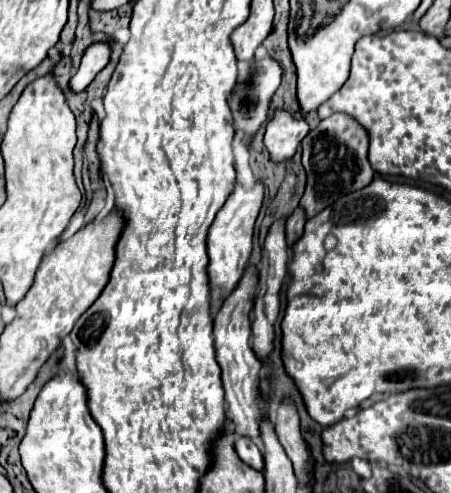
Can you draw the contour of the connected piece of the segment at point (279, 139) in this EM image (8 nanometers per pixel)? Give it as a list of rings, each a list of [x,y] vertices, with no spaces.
[[[277,110],[275,116],[267,122],[265,148],[275,164],[287,162],[295,156],[297,146],[307,136],[309,126],[303,118],[295,120],[287,110]]]

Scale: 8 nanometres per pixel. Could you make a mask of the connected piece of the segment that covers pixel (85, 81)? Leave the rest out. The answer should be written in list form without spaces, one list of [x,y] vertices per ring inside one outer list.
[[[111,42],[91,44],[81,58],[81,66],[77,74],[71,78],[71,88],[75,92],[85,90],[91,84],[91,80],[97,76],[97,72],[101,72],[107,66],[109,56],[111,56]]]

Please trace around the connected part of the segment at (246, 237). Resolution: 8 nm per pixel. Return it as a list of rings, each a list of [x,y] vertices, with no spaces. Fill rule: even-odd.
[[[257,182],[251,190],[243,190],[239,184],[235,186],[233,194],[225,202],[223,210],[219,210],[215,222],[211,224],[209,236],[207,236],[207,274],[209,274],[209,286],[211,286],[211,300],[213,300],[213,314],[221,306],[221,302],[235,290],[237,282],[243,276],[243,270],[251,256],[251,238],[253,238],[253,224],[257,220],[261,202],[263,202],[263,182]]]

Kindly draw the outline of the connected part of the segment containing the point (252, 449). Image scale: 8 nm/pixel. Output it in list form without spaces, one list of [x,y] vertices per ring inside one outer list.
[[[237,436],[235,440],[235,450],[239,454],[239,458],[249,464],[251,468],[255,470],[263,470],[263,454],[259,450],[259,446],[255,442],[251,442],[251,438],[243,438],[243,436]]]

